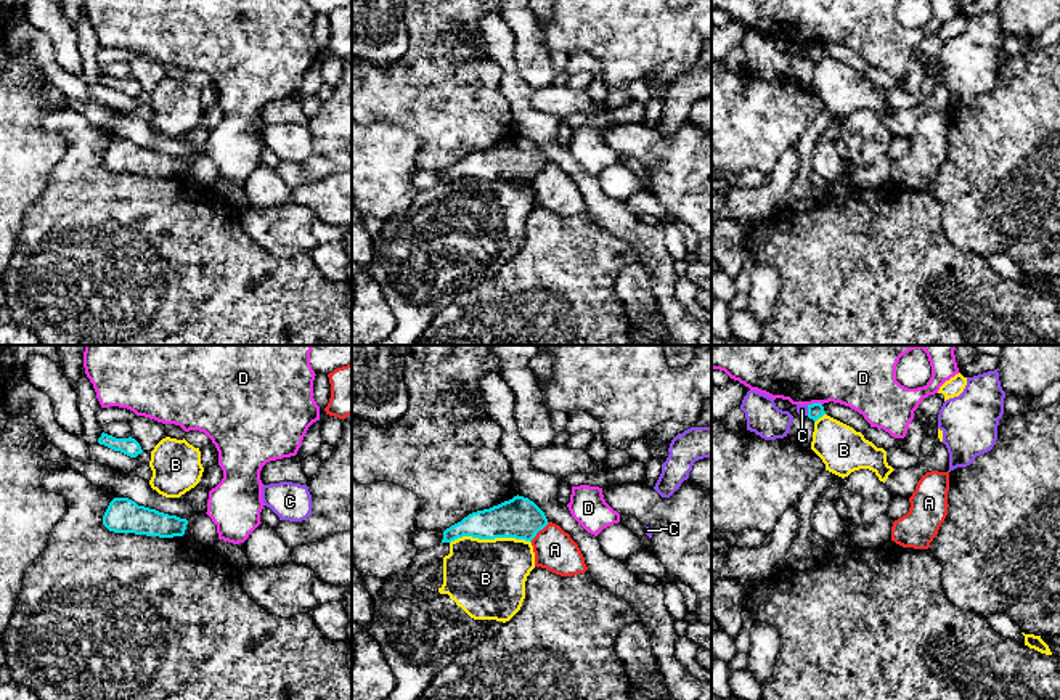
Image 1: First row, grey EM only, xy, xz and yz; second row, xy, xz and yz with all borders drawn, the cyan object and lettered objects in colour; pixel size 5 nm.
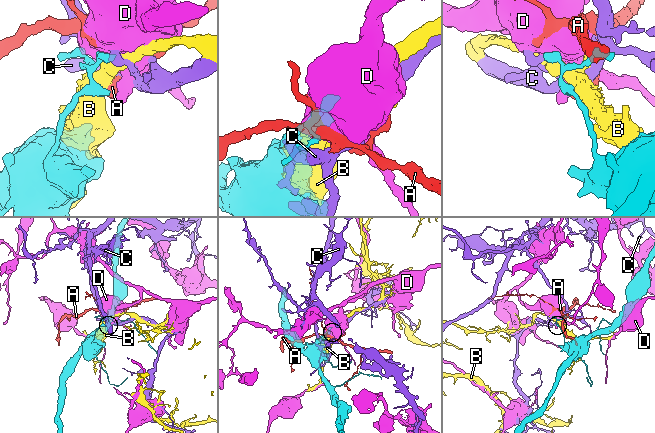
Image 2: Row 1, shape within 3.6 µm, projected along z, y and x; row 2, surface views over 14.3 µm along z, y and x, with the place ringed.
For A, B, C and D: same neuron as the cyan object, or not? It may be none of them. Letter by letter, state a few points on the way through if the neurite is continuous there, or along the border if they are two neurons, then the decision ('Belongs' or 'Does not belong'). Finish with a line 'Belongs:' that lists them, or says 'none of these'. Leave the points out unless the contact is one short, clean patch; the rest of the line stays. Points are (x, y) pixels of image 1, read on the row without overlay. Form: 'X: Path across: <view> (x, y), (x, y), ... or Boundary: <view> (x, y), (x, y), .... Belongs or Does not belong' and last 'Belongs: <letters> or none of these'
A: Boundary: xz (548, 162), (530, 182). Does not belong
B: Does not belong
C: Does not belong
D: Boundary: yz (821, 44), (808, 45). Does not belong
Belongs: none of these

